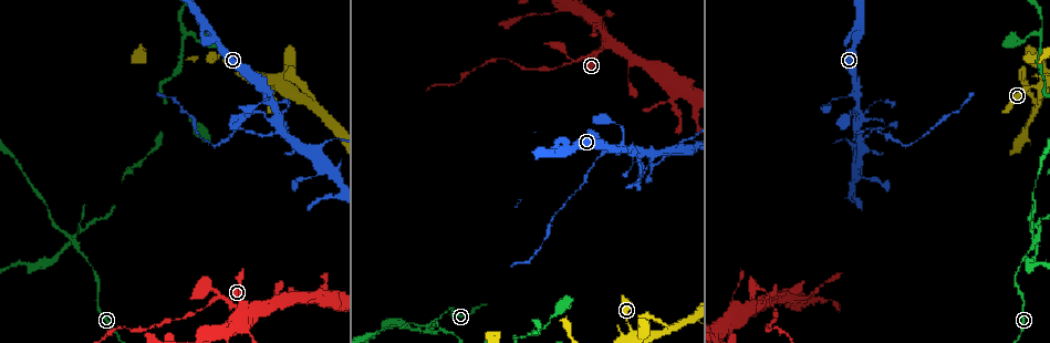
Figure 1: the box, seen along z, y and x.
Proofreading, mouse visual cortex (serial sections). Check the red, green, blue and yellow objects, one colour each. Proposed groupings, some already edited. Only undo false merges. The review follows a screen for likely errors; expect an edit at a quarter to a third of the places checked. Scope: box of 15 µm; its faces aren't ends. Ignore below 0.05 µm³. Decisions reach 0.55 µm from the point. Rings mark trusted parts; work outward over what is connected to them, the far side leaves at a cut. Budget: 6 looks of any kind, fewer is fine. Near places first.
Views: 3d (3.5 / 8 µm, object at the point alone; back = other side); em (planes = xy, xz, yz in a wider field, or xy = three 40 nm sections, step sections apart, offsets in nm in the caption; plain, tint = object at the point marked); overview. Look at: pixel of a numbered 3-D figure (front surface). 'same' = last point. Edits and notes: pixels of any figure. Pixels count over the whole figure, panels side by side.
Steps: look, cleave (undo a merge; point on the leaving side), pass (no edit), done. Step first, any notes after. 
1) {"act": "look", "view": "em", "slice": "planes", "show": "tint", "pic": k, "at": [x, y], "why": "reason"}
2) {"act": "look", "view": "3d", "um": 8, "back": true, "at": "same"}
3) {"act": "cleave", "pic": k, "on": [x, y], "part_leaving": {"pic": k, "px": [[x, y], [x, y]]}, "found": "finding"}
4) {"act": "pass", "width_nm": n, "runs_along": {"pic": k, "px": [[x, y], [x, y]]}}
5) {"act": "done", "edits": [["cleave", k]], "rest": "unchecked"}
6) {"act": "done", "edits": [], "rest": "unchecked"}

{"act": "look", "view": "3d", "um": 3.5, "pic": 1, "at": [267, 135], "why": "sudden change in width"}

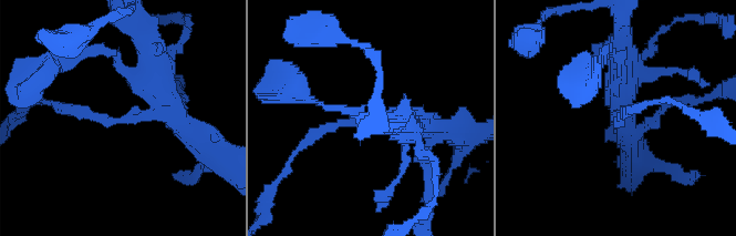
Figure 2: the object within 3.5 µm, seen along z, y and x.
{"act": "look", "view": "em", "slice": "xy", "step": 1, "show": "tint", "pic": 2, "at": [620, 121], "arm_widths_nm": [150, 450]}

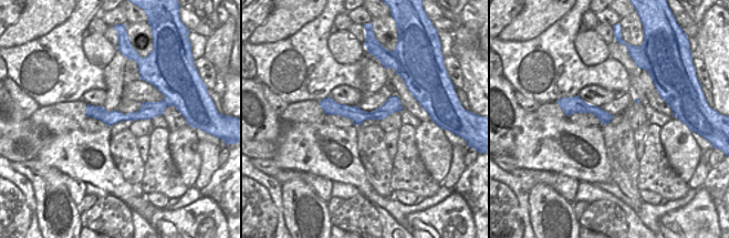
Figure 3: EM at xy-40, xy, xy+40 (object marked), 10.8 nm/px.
{"act": "cleave", "pic": 2, "on": [329, 126], "part_leaving": {"pic": 2, "px": [[122, 120], [43, 103]]}, "found": "two cells meet here"}

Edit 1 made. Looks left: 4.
{"act": "look", "view": "overview"}

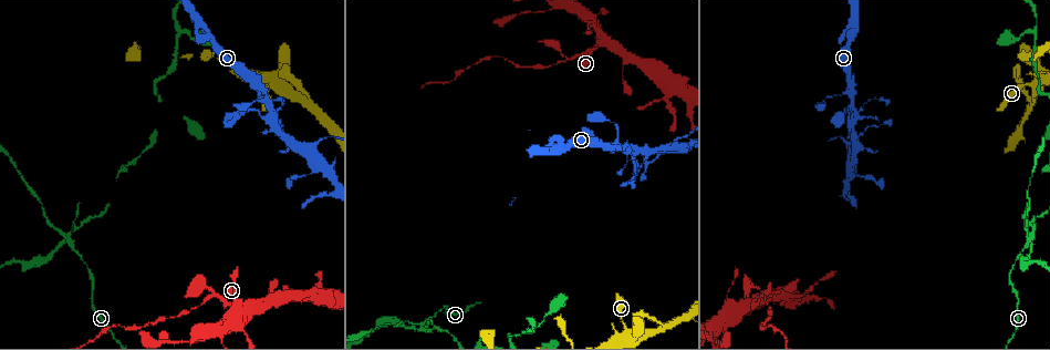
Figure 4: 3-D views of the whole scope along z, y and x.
{"act": "look", "view": "3d", "um": 3.5, "back": true, "pic": 4, "at": [854, 171]}

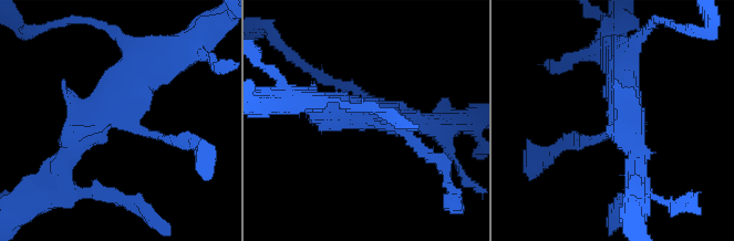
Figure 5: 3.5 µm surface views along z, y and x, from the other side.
{"act": "look", "view": "em", "slice": "xy", "step": 1, "show": "tint", "pic": 5, "at": [380, 126], "arm_widths_nm": [150, 400], "why": "shape alone is not enough"}

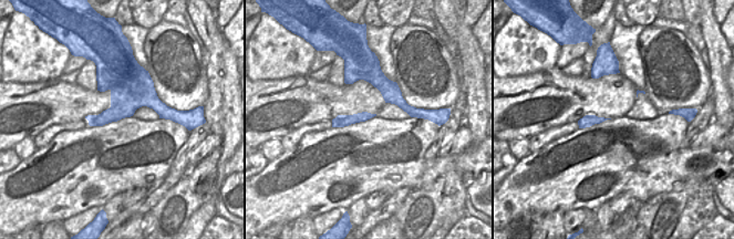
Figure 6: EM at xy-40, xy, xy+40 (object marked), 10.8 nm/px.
{"act": "pass", "runs_along": {"pic": 6, "px": [[368, 115], [339, 121], [334, 124]]}, "found": "all the same cell"}

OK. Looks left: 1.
{"act": "done", "edits": [["cleave", 2]], "rest": "unchecked"}

